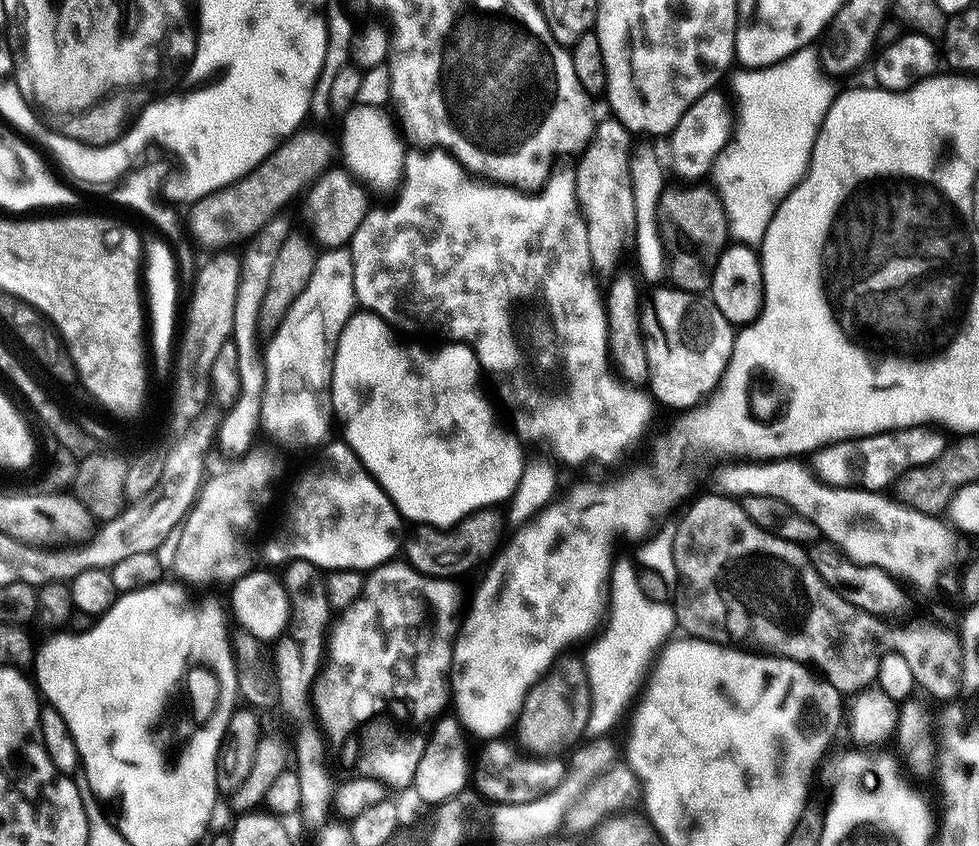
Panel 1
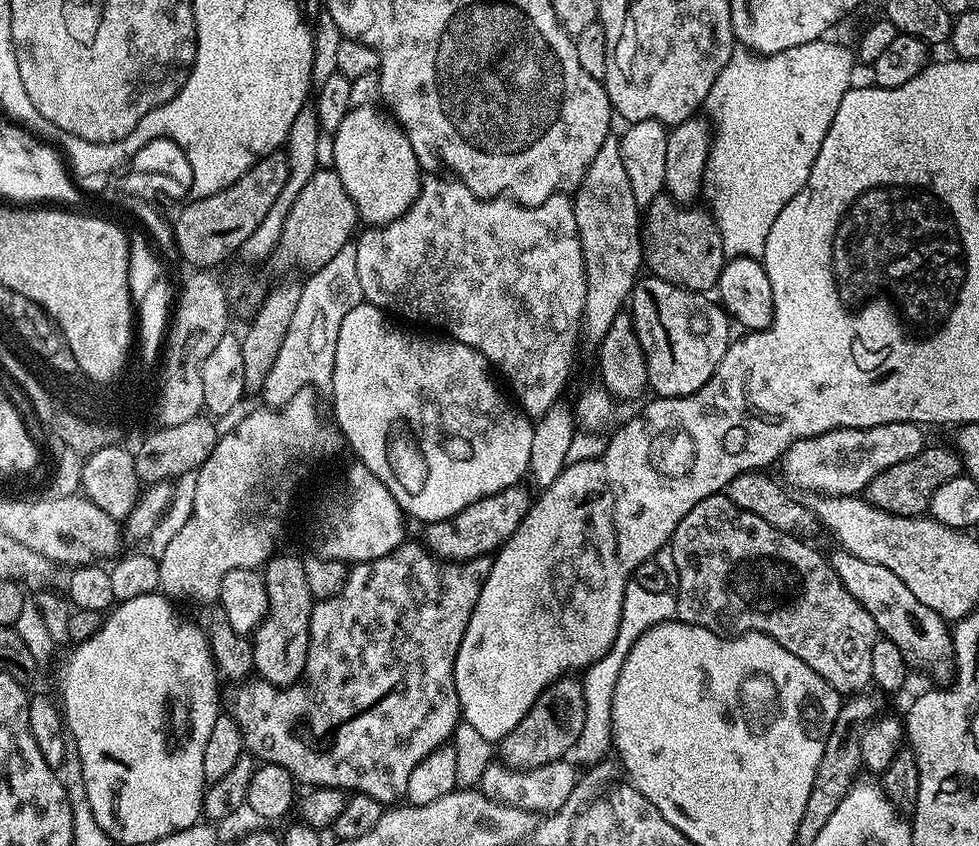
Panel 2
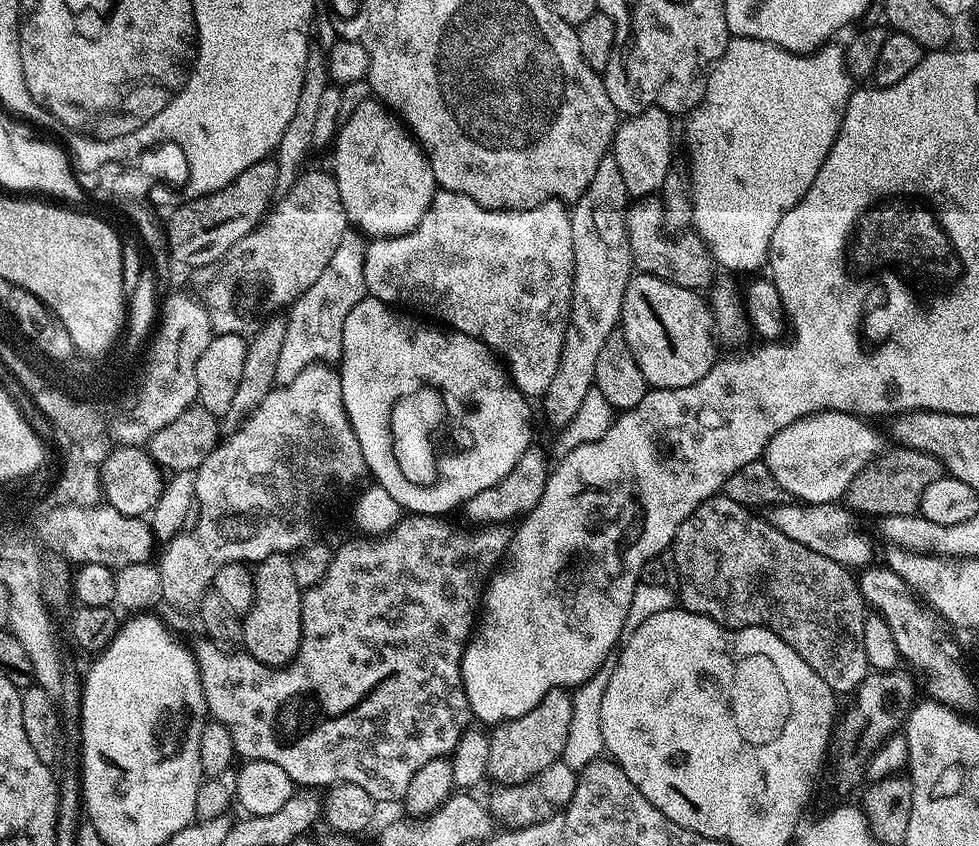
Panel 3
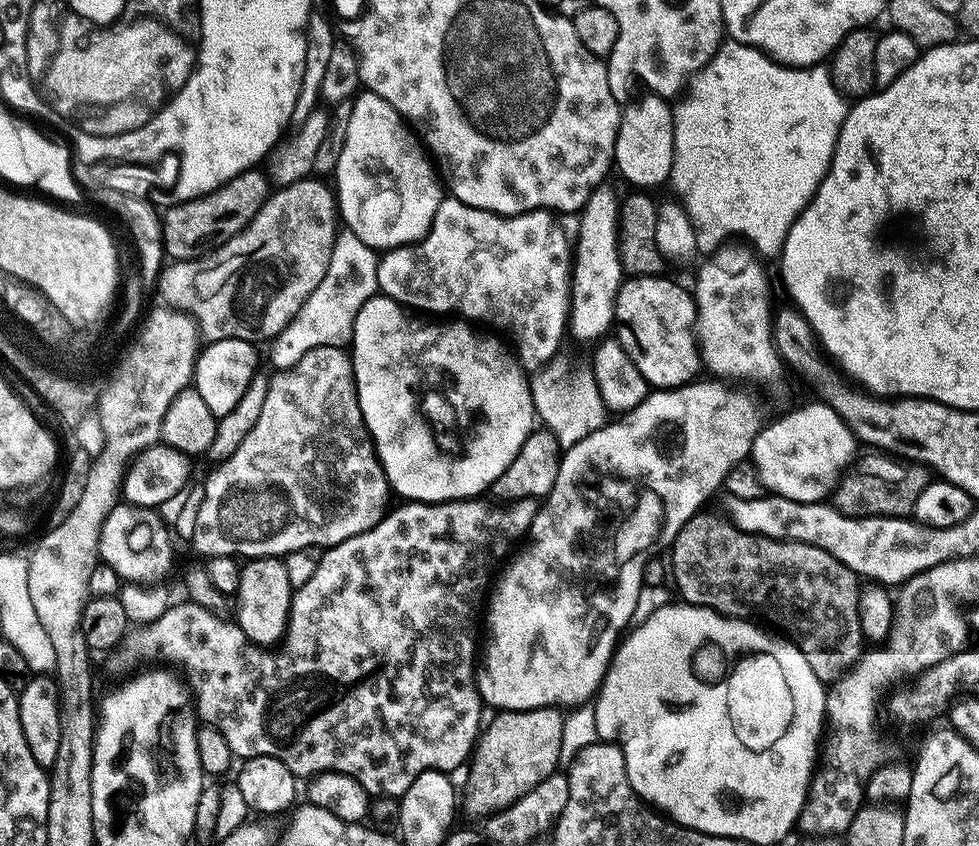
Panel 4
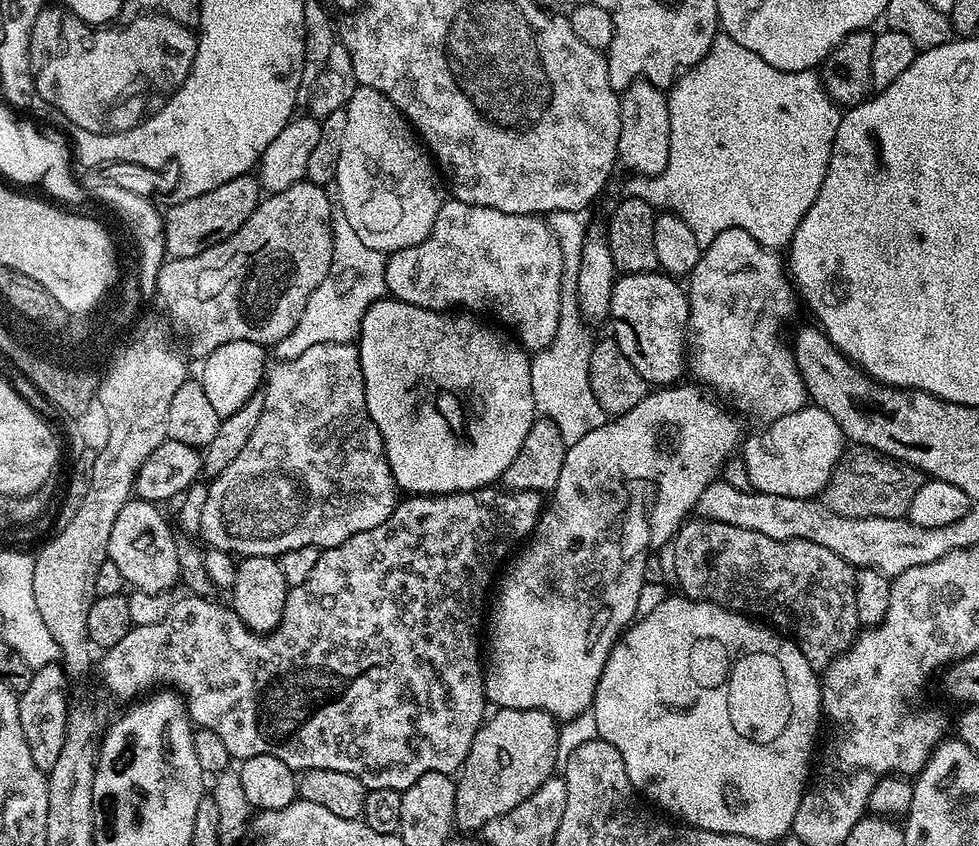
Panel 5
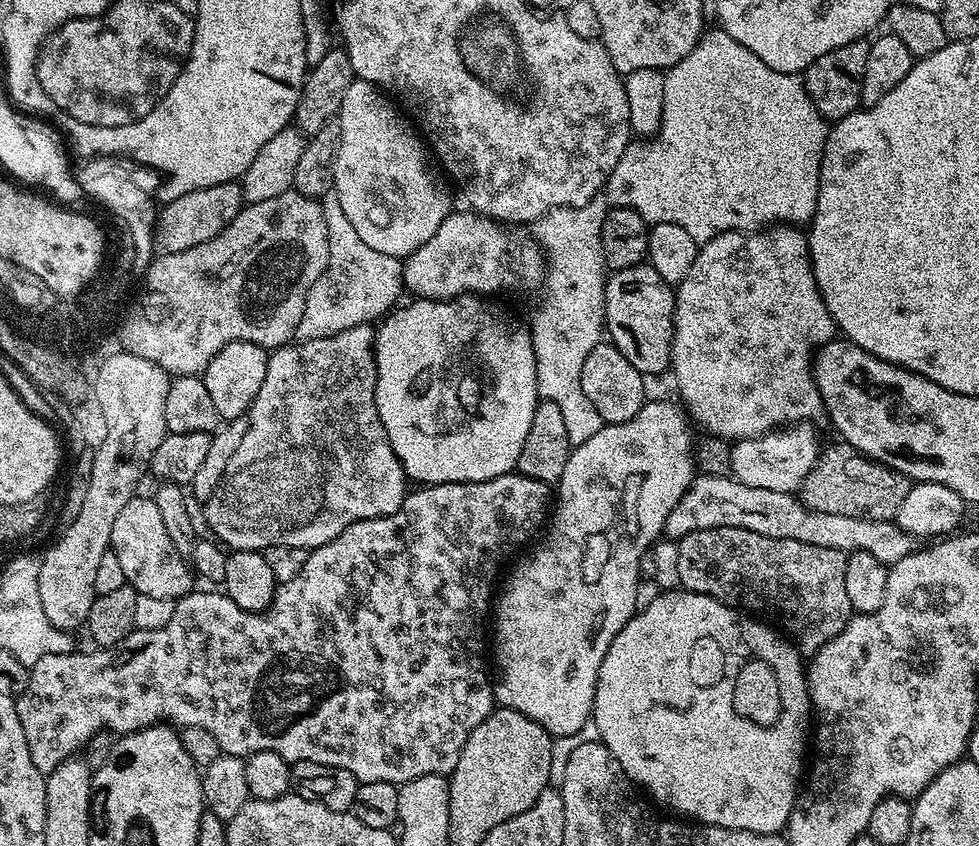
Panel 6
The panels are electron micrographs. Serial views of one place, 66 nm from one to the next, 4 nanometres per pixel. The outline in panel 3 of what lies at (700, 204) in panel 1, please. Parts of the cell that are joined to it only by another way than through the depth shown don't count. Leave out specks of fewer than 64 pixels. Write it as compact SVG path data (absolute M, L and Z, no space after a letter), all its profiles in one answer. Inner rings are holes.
M659 195L633 199L626 212L626 228L632 266L636 272L645 272L654 278L674 282L674 286L683 288L704 290L713 283L714 261L711 253L708 252L706 242L695 230L684 230L676 235L669 234L664 226L664 201Z

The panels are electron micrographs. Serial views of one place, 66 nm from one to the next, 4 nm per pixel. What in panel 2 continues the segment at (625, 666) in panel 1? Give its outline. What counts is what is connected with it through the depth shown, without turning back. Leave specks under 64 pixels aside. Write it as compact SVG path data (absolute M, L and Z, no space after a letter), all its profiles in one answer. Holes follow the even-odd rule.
M629 582L626 586L626 594L622 602L622 618L618 626L618 634L614 638L610 650L601 660L595 660L582 672L586 720L582 722L582 732L578 734L578 742L574 742L570 753L571 759L577 765L589 766L609 759L614 748L612 743L612 699L618 676L623 668L623 663L626 662L626 656L630 654L634 642L638 642L638 638L646 630L650 630L656 624L663 624L666 620L675 619L677 619L676 598L671 591L655 593L642 590L642 587L633 582Z

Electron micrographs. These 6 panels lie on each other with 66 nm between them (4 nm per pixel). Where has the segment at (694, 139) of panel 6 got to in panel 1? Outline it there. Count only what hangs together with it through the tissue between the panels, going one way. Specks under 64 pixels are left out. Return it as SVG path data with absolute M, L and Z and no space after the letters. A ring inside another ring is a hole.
M812 46L799 48L797 52L776 64L765 68L744 68L736 77L731 77L732 92L736 95L732 138L716 155L710 173L710 184L719 194L726 210L728 231L733 241L759 246L764 241L764 235L778 206L800 185L801 178L808 173L816 136L838 95L838 88L832 85L833 77L826 71L821 54L819 56L814 49Z

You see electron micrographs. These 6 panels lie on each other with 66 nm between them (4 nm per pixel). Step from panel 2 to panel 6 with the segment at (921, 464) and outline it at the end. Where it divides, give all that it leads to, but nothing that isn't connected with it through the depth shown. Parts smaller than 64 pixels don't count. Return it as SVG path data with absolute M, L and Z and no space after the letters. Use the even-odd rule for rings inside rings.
M835 442L823 449L815 466L798 489L798 498L810 510L826 514L846 514L846 518L895 521L898 506L910 494L913 481L900 472L893 472L885 464L871 460L854 446Z

